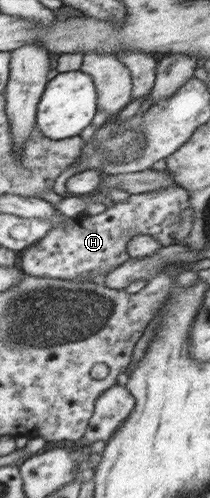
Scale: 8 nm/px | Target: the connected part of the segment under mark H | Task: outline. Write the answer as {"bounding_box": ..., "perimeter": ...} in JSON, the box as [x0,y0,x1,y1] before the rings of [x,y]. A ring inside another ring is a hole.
{"bounding_box":[20,185,193,280],"perimeter":[[[178,185],[139,194],[129,194],[122,202],[110,202],[101,213],[92,216],[78,215],[67,218],[62,225],[53,227],[46,235],[20,251],[20,269],[26,275],[72,280],[90,274],[95,280],[129,260],[126,241],[136,234],[151,234],[166,247],[180,244],[193,225],[193,208],[189,194]]]}

